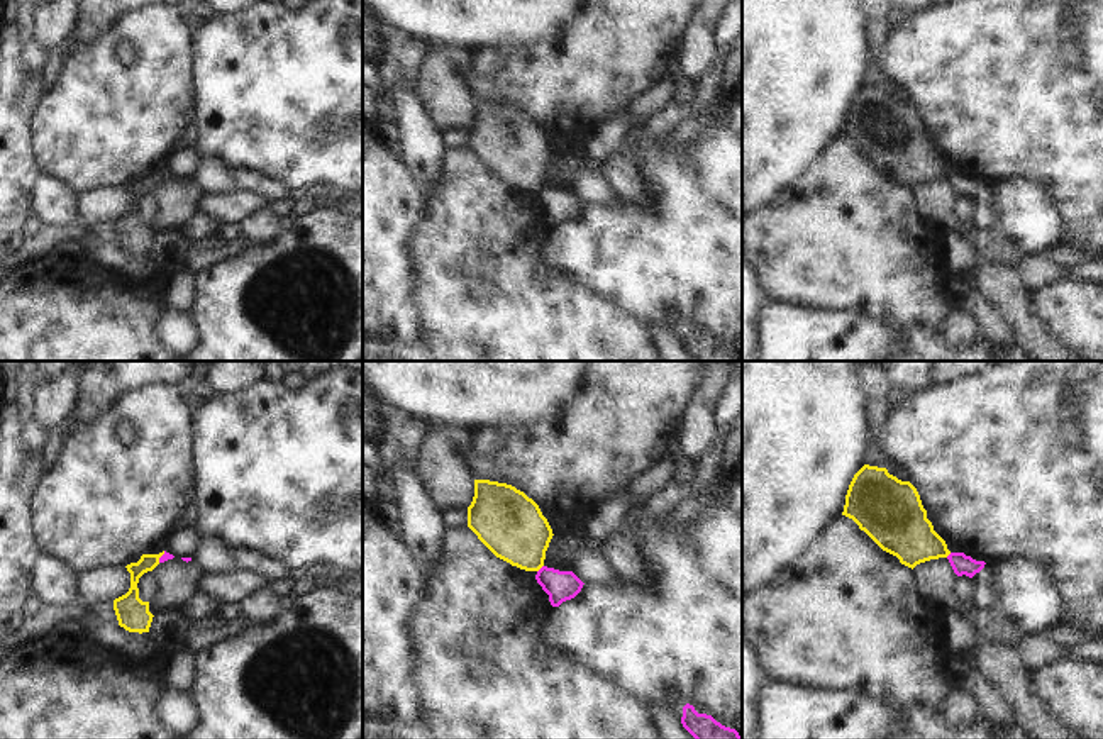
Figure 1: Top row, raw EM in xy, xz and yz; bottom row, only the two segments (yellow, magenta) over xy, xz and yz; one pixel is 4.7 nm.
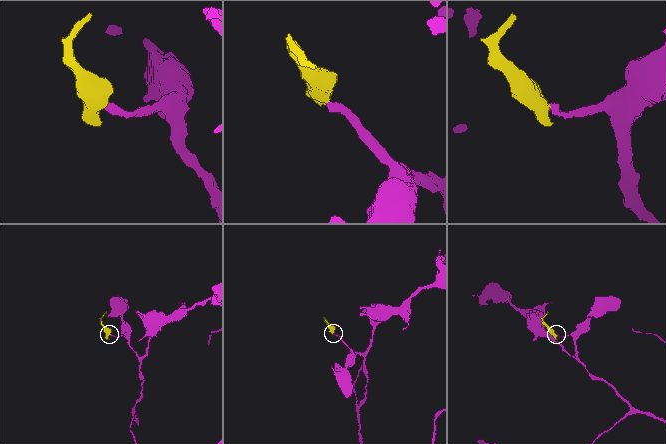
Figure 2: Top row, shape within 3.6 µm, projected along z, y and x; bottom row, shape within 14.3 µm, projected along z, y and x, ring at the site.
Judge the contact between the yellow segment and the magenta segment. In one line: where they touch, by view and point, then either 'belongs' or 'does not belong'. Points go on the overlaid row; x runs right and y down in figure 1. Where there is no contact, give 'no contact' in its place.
xz (541, 566) | does not belong

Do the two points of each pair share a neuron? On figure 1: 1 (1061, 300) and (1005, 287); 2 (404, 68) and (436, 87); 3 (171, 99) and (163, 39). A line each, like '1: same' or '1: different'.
1: different
2: different
3: same

